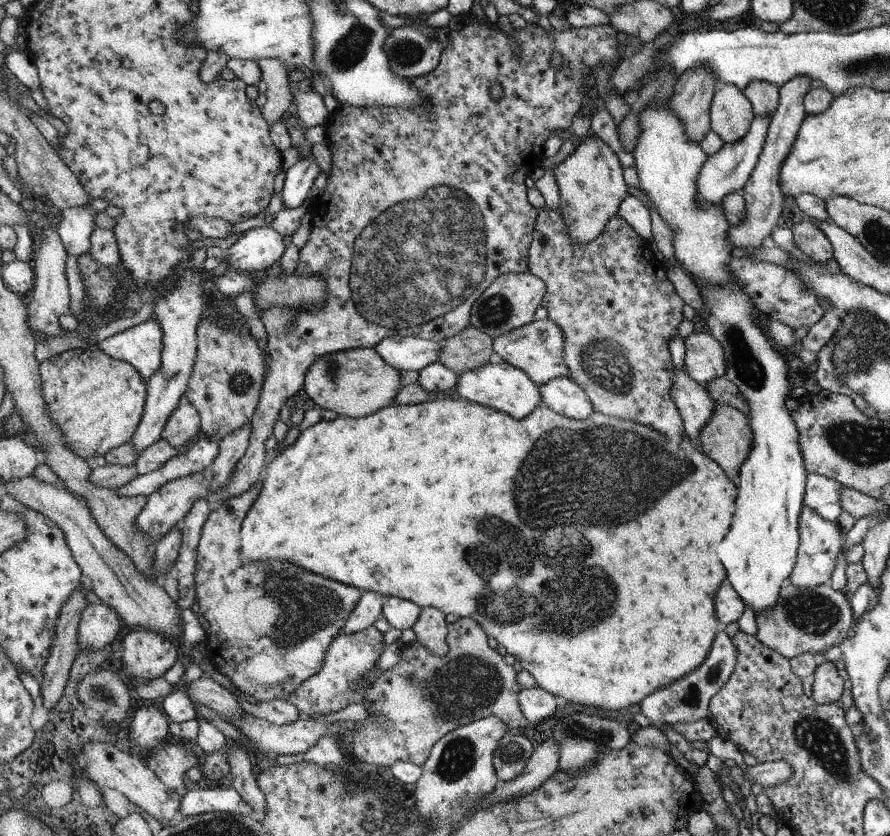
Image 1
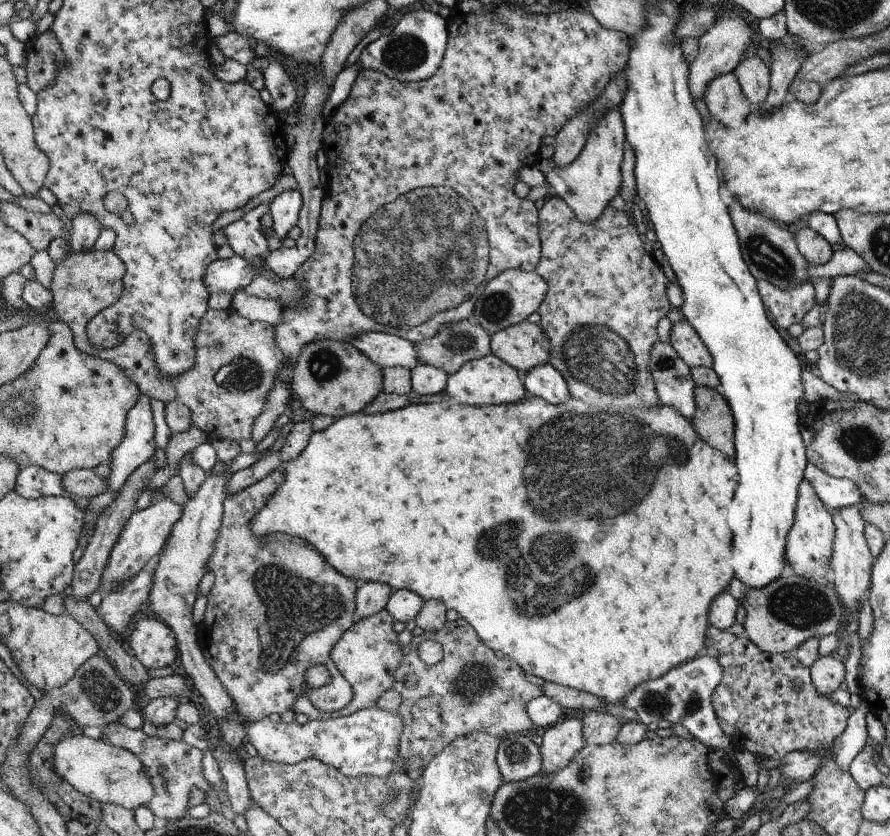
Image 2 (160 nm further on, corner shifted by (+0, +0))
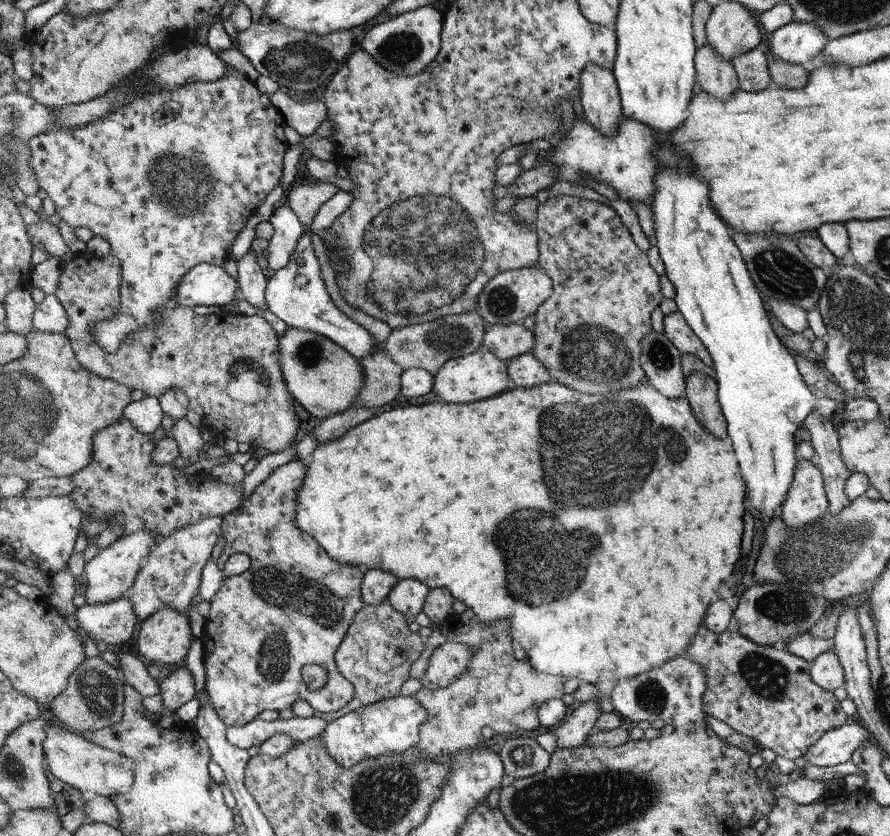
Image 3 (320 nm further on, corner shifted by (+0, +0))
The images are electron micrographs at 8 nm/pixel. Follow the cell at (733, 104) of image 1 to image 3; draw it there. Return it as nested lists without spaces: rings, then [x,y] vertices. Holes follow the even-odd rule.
[[[708,43],[696,49],[697,81],[717,99],[727,99],[739,88],[737,72],[731,61],[721,57]]]

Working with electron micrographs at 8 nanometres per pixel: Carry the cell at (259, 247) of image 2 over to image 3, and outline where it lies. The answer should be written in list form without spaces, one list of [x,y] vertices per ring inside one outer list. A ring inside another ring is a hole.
[[[250,251],[237,264],[237,282],[239,294],[252,306],[262,311],[267,310],[265,290],[267,280],[256,256]]]

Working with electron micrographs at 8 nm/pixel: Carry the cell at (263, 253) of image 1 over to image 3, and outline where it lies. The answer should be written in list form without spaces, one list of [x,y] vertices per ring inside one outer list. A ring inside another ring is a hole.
[[[196,265],[179,282],[173,303],[183,307],[229,305],[240,293],[238,282],[223,267]]]

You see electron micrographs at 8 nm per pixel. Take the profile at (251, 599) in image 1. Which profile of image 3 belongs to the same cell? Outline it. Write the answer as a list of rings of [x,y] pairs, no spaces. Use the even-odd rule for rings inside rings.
[[[294,461],[287,462],[277,468],[263,483],[260,483],[255,489],[252,495],[248,497],[248,500],[240,506],[240,508],[232,511],[228,515],[224,515],[222,518],[221,534],[226,539],[224,549],[222,550],[220,557],[217,559],[217,565],[224,568],[224,564],[232,554],[241,552],[247,554],[251,560],[251,565],[245,572],[239,575],[233,575],[226,577],[222,581],[222,586],[219,591],[212,597],[211,609],[209,615],[206,617],[204,636],[202,638],[204,643],[203,648],[203,665],[205,666],[205,688],[213,707],[217,712],[217,715],[223,720],[223,723],[227,727],[241,727],[249,722],[252,722],[257,715],[263,710],[284,710],[284,708],[291,708],[299,699],[304,699],[306,702],[311,703],[311,706],[316,710],[323,713],[333,714],[338,711],[343,712],[344,706],[346,706],[355,696],[355,686],[352,684],[340,671],[335,663],[335,654],[339,650],[339,646],[344,642],[350,626],[354,622],[355,614],[363,608],[364,602],[362,597],[362,584],[364,574],[360,571],[358,565],[339,563],[335,559],[331,558],[331,555],[324,550],[323,546],[320,546],[319,542],[316,542],[315,538],[308,532],[304,532],[297,525],[297,505],[299,504],[300,490],[305,486],[305,479],[307,478],[308,462]],[[319,664],[327,670],[327,681],[322,689],[311,691],[304,679],[302,678],[302,667],[304,665]]]

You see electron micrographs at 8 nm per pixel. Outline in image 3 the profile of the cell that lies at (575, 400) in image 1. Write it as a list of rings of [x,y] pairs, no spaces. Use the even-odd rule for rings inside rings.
[[[531,352],[511,358],[507,362],[507,373],[509,374],[512,386],[516,388],[541,386],[541,384],[552,381],[547,367]]]

